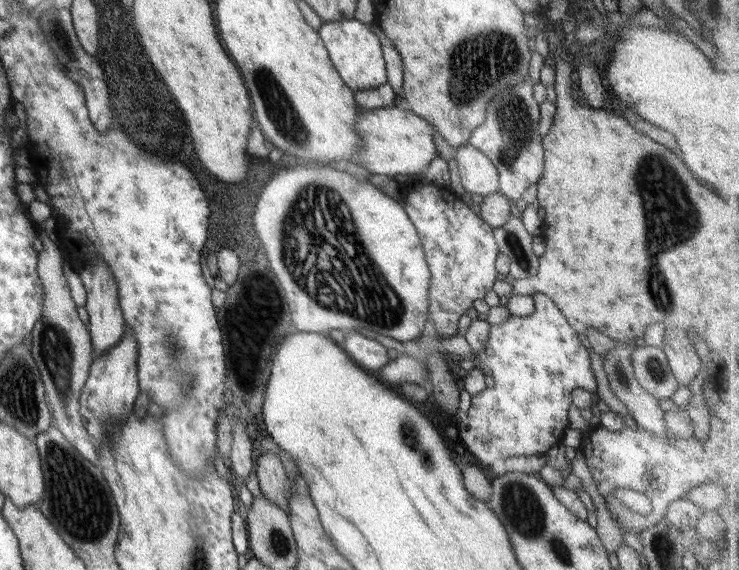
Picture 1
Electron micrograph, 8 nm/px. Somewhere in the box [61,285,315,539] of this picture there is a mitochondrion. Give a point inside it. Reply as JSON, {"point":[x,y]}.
{"point":[175,350]}

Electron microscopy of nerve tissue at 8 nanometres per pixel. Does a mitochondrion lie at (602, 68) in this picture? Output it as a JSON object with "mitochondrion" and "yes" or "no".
{"mitochondrion":"no"}

